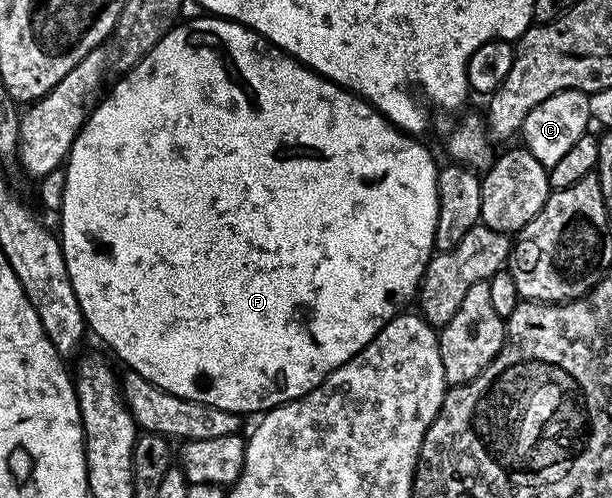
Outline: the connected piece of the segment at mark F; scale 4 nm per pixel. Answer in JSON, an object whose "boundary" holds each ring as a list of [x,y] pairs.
{"boundary":[[[202,17],[206,19],[190,19],[179,22],[152,50],[145,55],[133,69],[121,76],[122,80],[110,91],[110,96],[103,98],[89,112],[86,124],[74,138],[74,144],[70,147],[69,156],[64,164],[66,184],[64,185],[64,201],[60,218],[62,218],[62,233],[60,240],[64,261],[67,263],[68,277],[72,289],[75,290],[76,300],[79,302],[86,326],[91,332],[95,331],[120,358],[126,362],[125,366],[131,371],[140,373],[152,385],[172,393],[176,397],[184,397],[188,401],[200,401],[204,405],[212,405],[216,409],[234,411],[237,415],[249,416],[249,411],[265,413],[281,403],[287,403],[293,399],[304,397],[312,389],[316,389],[330,374],[340,365],[344,365],[360,349],[364,349],[374,340],[376,333],[384,329],[397,315],[403,314],[406,302],[417,296],[418,288],[422,281],[422,275],[426,272],[426,265],[430,262],[431,255],[435,254],[434,234],[436,233],[436,221],[438,220],[438,172],[439,164],[434,164],[430,151],[415,136],[401,131],[395,123],[389,123],[366,100],[353,91],[347,91],[330,79],[318,75],[304,66],[299,59],[294,59],[288,53],[284,53],[279,47],[274,47],[269,41],[258,35],[250,27],[242,23],[233,23],[231,19],[217,17]]]}

